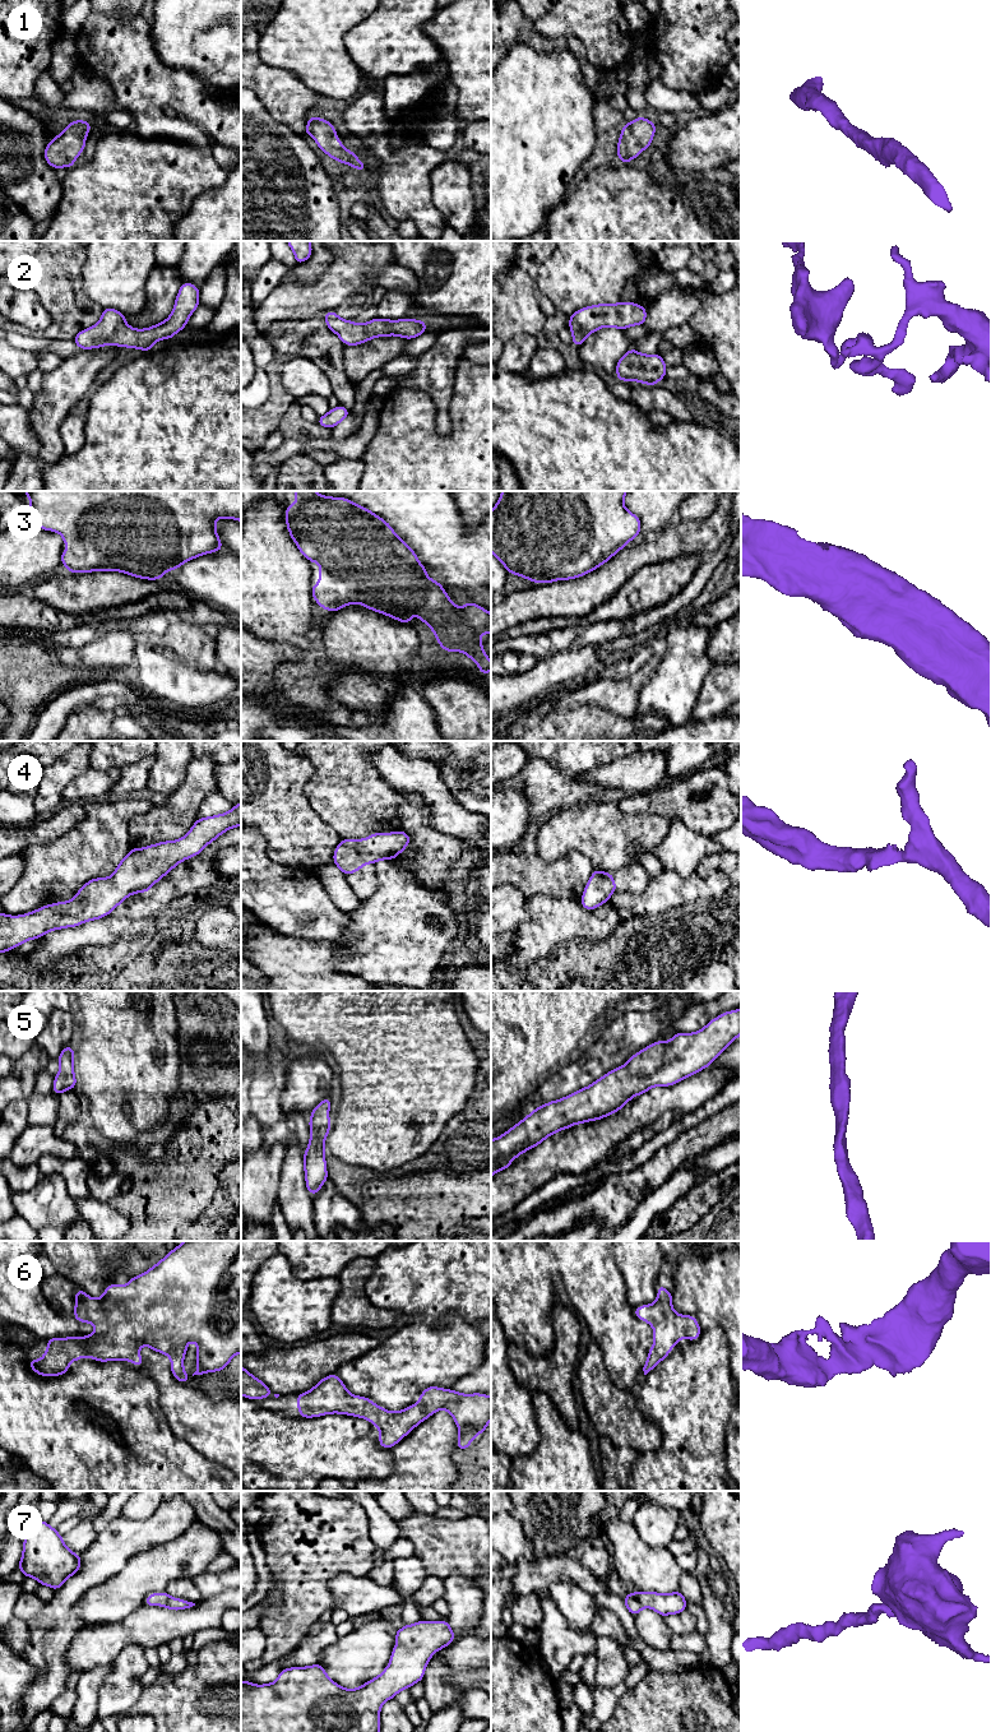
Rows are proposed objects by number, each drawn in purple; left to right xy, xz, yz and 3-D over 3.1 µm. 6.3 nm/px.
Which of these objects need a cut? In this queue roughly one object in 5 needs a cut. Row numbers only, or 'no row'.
no row

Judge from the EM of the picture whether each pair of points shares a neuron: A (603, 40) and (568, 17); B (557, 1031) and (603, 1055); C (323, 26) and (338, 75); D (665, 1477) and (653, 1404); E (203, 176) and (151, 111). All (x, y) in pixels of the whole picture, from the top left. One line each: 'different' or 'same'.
A: same
B: different
C: same
D: same
E: different

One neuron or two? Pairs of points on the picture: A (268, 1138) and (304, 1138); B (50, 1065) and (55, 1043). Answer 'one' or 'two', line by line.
A: one
B: two

